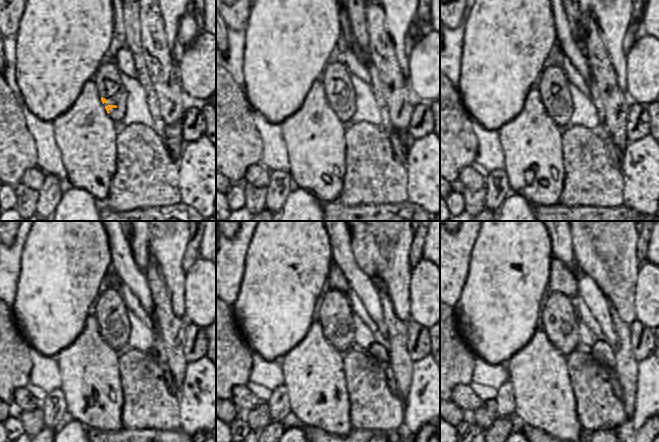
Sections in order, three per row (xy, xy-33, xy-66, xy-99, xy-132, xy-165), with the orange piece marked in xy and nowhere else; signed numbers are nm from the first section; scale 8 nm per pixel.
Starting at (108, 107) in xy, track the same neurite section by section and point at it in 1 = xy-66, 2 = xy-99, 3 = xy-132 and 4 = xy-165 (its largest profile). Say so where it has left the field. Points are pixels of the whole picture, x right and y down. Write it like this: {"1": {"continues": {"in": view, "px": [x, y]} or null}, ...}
{"1": {"continues": {"in": "xy-66", "px": [565, 98]}}, "2": {"continues": {"in": "xy-99", "px": [114, 317]}}, "3": {"continues": {"in": "xy-132", "px": [336, 317]}}, "4": {"continues": {"in": "xy-165", "px": [558, 318]}}}

